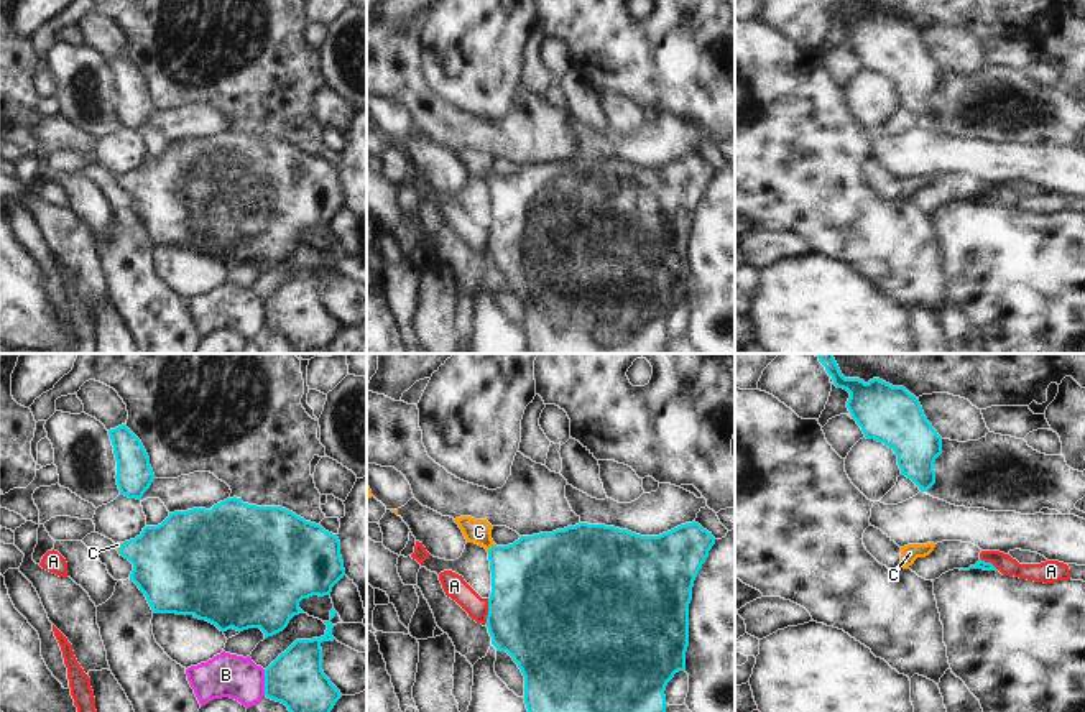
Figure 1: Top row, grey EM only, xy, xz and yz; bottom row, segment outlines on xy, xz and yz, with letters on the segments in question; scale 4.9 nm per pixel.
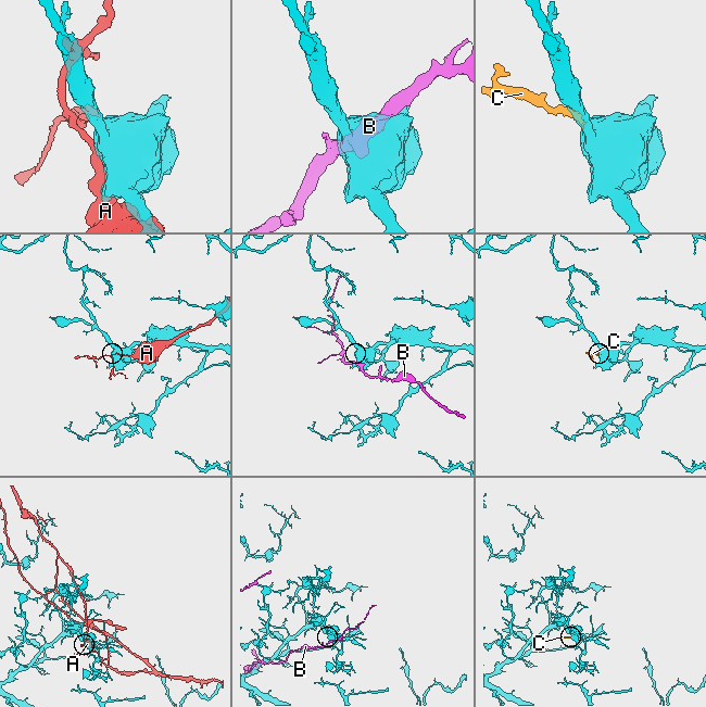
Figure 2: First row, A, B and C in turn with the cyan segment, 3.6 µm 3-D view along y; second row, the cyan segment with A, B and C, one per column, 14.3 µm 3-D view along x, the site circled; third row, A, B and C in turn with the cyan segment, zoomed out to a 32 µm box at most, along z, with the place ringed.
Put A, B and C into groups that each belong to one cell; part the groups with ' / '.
A / B / C

